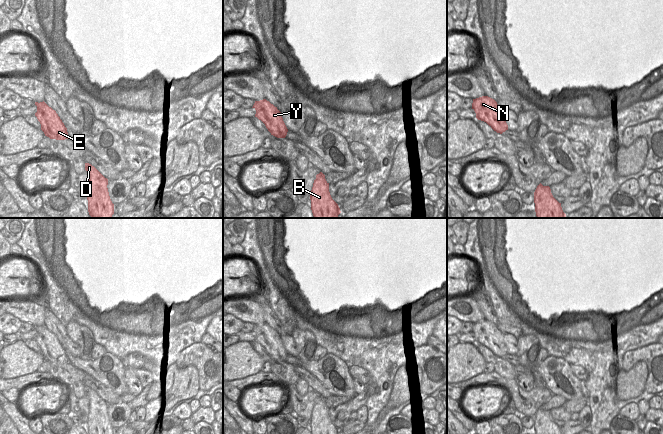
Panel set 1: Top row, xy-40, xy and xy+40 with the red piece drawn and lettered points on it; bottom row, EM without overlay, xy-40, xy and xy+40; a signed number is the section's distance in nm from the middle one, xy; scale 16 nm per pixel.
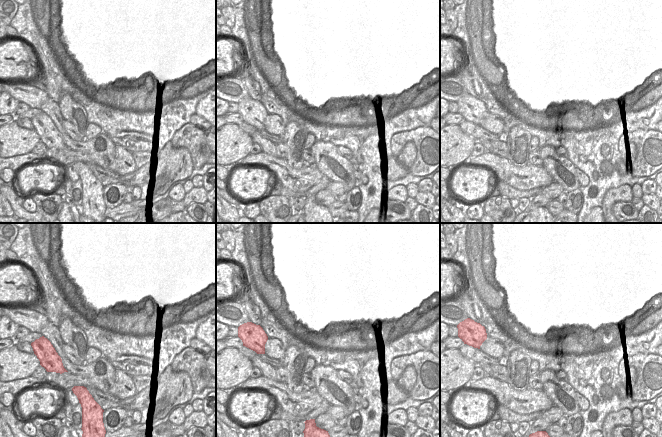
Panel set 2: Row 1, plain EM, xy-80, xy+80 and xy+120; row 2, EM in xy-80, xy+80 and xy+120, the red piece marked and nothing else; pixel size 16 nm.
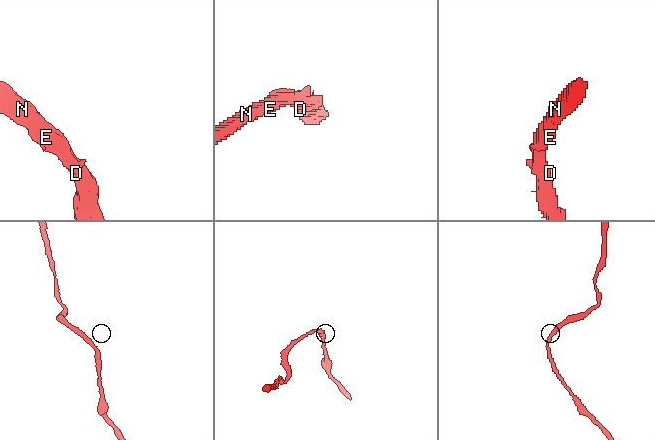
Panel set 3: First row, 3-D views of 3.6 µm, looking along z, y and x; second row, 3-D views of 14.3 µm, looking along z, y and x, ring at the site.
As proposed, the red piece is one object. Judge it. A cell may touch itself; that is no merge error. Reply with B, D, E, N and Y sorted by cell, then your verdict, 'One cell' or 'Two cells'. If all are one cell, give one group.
Groups: B D E N Y. One cell

